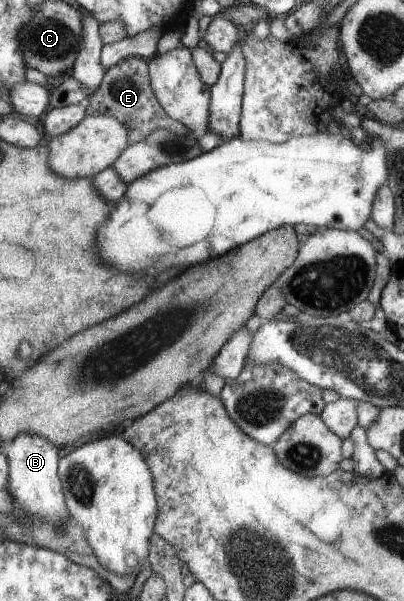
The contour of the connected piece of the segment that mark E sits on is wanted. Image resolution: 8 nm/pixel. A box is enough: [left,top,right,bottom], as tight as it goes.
[84,56,195,144]

